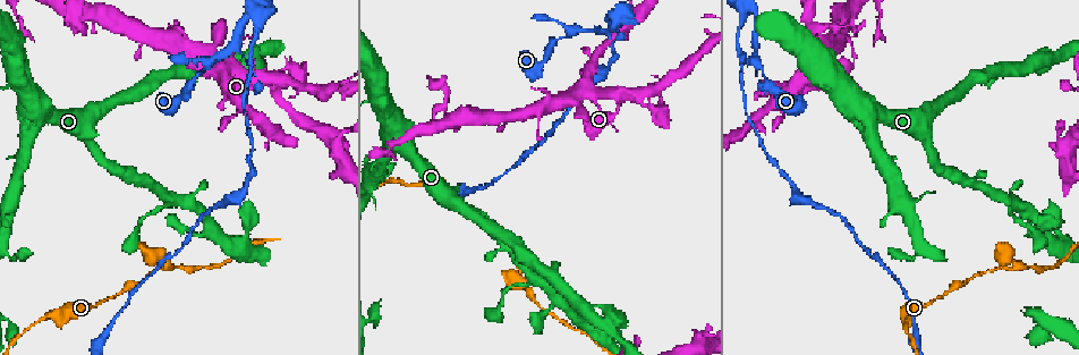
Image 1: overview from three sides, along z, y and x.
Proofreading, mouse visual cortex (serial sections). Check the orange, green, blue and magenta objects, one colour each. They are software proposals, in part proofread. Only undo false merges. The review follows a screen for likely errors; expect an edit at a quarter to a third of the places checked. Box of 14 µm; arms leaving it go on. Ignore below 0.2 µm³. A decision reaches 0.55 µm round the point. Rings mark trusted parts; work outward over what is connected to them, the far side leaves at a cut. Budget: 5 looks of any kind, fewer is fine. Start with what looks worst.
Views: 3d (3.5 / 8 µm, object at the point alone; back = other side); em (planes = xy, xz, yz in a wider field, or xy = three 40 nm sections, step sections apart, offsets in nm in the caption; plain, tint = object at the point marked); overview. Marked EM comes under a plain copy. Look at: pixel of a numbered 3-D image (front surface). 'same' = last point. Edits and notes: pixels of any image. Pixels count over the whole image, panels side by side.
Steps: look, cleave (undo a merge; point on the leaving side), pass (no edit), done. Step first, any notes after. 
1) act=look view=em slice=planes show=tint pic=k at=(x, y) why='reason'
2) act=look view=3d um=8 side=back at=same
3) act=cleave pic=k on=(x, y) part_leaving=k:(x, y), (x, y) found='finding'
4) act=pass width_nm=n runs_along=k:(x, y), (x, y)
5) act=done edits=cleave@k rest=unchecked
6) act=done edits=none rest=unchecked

act=look view=3d um=3.5 pic=1 at=(1004, 267) why='sudden change in width'

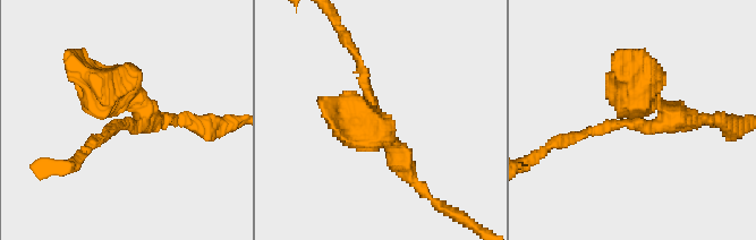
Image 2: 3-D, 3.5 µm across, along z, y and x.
act=look view=em slice=planes show=tint pic=2 at=(126, 122)

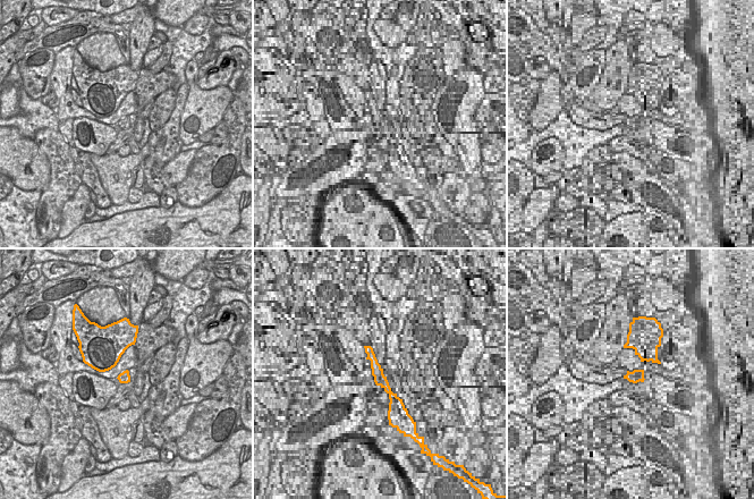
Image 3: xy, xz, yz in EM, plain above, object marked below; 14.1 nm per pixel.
act=pass runs_along=2:(569, 137), (636, 123), (625, 71) found='all the same cell'

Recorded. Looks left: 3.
act=look view=3d um=3.5 pic=1 at=(743, 14) why='sharp bend'

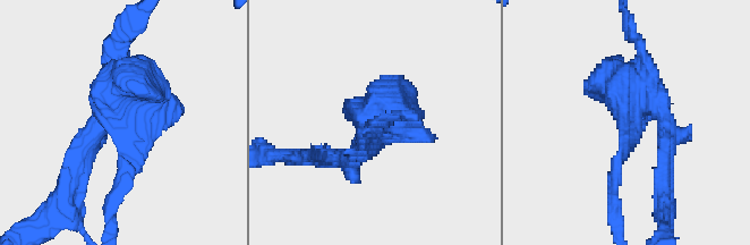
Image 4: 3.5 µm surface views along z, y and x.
act=look view=em slice=xy step=5 show=tint pic=4 at=(633, 116)

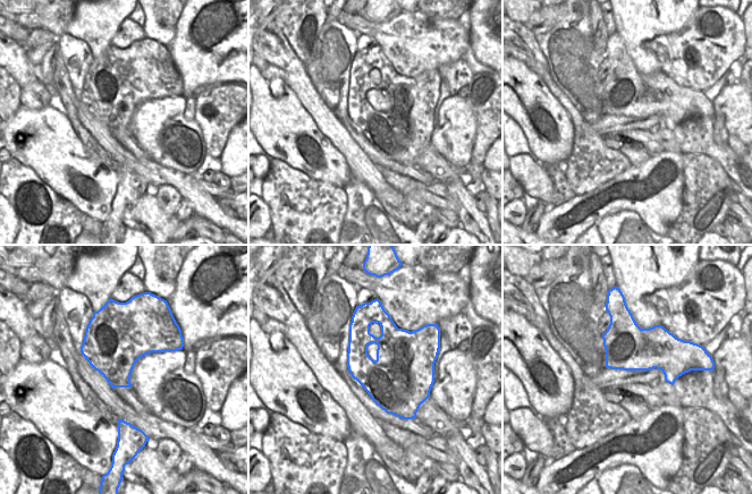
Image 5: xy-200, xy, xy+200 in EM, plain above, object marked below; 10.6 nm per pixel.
act=cleave pic=4 on=(162, 107) width_nm=700 part_leaving=4:(126, 107), (133, 155), (109, 204) found='two cells meet here'

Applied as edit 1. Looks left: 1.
act=done edits=cleave@4 rest=unchecked

